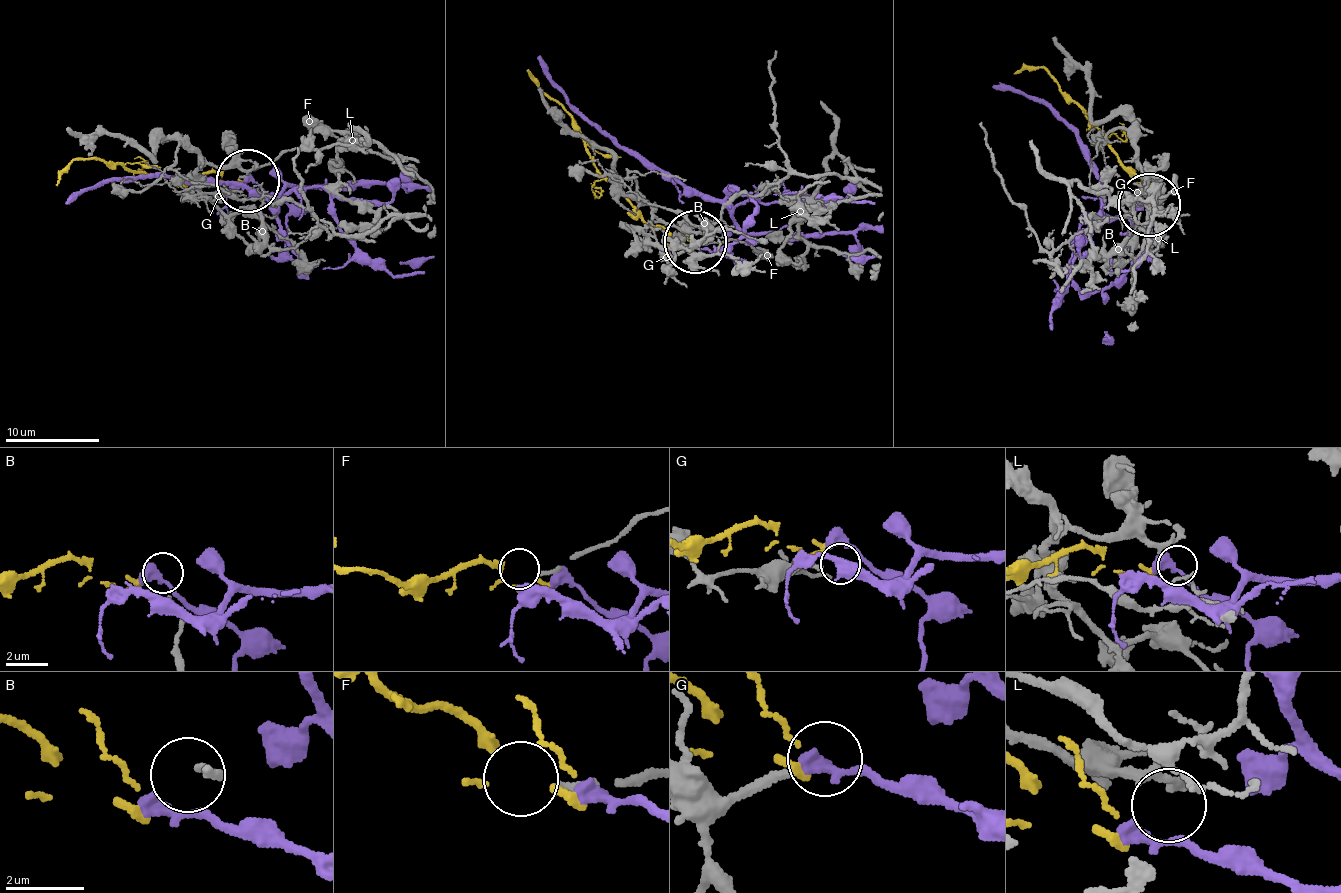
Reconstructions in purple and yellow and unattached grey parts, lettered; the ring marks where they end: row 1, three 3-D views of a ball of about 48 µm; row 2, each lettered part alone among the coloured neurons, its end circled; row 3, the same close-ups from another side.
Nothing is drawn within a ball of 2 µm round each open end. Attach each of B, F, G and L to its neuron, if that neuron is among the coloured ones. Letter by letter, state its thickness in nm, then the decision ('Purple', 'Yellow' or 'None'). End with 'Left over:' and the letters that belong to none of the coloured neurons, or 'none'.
B: Thickness 180 nm. None
F: Thickness 200 nm. None
G: Thickness 200 nm. None
L: Thickness 180 nm. None
Left over: B, F, G, L

